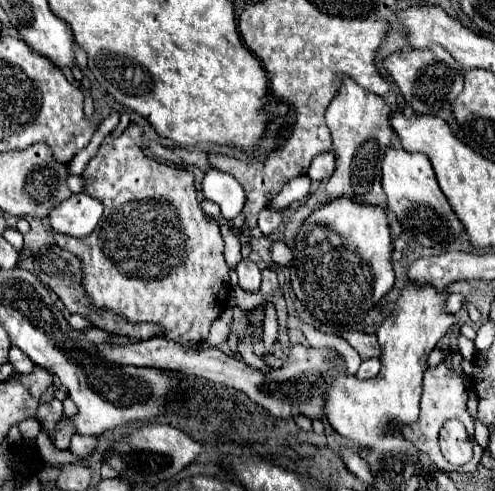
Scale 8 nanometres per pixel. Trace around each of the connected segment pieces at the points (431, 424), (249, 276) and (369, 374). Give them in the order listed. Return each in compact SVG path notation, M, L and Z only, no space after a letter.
M453 353L451 357L447 357L445 361L441 361L437 367L429 367L425 371L425 377L423 377L423 395L421 395L421 413L419 413L419 419L415 423L409 423L409 425L395 425L391 423L391 427L399 429L401 435L415 443L415 447L419 447L419 451L427 453L431 457L431 461L435 463L435 467L439 467L441 471L467 471L465 467L455 467L451 465L439 451L439 443L437 443L437 437L439 437L439 429L443 427L443 423L447 419L459 419L469 435L473 435L475 431L475 421L473 417L469 415L469 409L467 409L467 387L463 383L463 371L461 371L461 353Z
M241 259L237 263L235 271L239 275L239 285L245 291L257 291L261 287L261 271L251 259Z
M365 359L365 361L361 363L359 371L357 371L357 377L359 377L359 379L373 379L373 377L377 377L379 369L381 369L379 359Z

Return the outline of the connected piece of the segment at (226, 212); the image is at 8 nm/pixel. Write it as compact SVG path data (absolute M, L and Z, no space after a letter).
M209 169L205 173L203 195L221 207L225 219L235 219L245 205L245 191L239 181L219 169Z

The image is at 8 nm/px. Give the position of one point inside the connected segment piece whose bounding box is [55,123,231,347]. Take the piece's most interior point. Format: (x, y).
(155, 257)

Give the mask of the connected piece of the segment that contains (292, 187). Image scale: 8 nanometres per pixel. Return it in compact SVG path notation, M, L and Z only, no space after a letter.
M307 175L291 179L291 181L281 189L281 193L275 195L275 199L269 199L269 201L267 201L267 209L281 211L281 209L285 209L287 205L291 205L293 201L305 199L307 193L309 193L309 185L311 185L311 179L309 179Z

